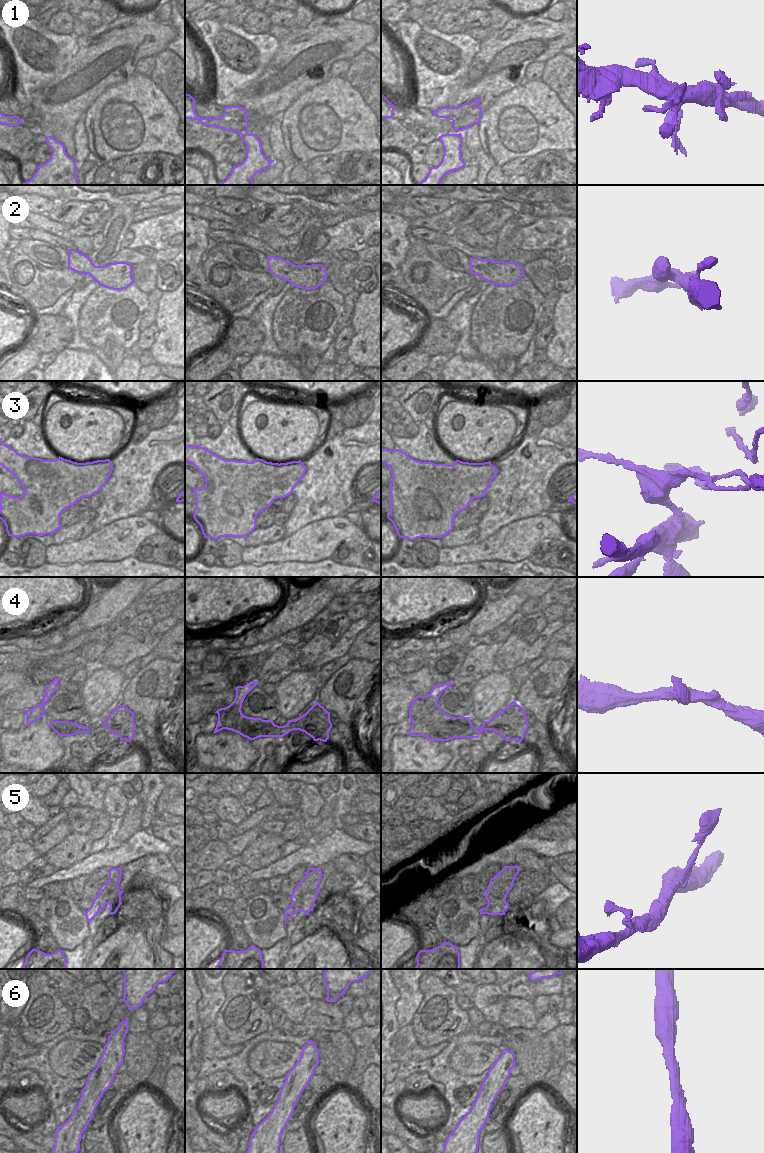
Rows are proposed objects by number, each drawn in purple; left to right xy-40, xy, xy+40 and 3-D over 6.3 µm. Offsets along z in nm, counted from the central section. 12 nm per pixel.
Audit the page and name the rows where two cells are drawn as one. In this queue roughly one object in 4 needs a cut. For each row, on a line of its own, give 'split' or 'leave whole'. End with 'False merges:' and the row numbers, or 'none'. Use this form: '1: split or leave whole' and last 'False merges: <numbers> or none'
1: leave whole
2: leave whole
3: split
4: leave whole
5: leave whole
6: leave whole
False merges: 3

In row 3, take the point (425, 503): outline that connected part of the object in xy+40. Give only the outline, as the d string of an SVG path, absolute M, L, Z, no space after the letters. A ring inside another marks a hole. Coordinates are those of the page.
M417 489L414 494L414 508L425 518L437 520L442 516L440 503L432 492L426 489Z

